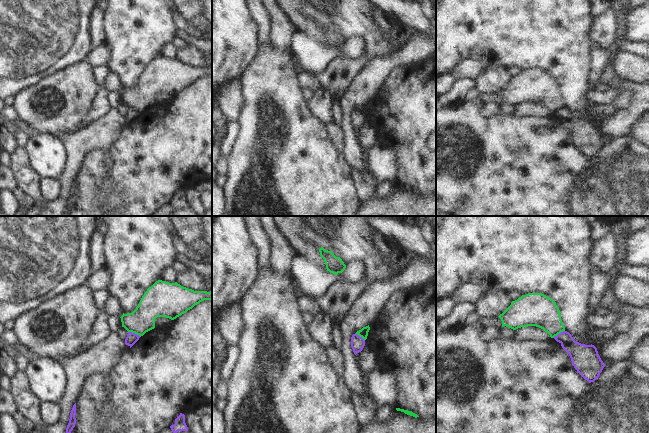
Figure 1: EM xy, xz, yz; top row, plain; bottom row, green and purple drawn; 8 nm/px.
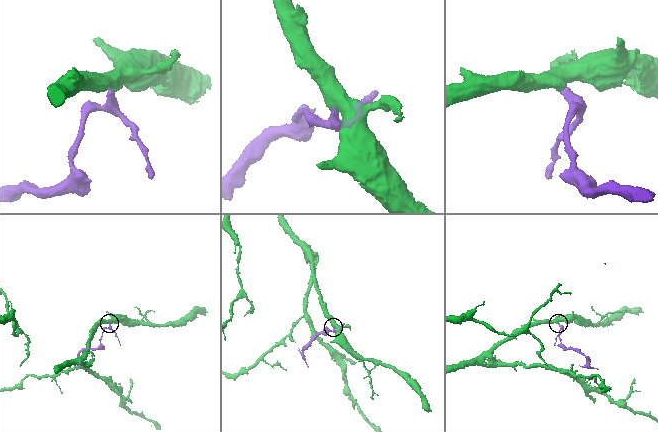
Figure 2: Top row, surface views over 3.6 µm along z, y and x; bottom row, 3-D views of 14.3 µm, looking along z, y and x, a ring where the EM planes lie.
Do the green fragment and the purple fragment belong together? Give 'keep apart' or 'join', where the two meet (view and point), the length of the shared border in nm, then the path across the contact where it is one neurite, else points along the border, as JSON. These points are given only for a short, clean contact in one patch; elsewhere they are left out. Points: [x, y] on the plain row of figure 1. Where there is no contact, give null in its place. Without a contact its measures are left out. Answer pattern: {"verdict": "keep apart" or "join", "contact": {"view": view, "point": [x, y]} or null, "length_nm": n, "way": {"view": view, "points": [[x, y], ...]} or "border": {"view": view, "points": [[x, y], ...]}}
{"verdict": "keep apart", "contact": {"view": "xy", "point": [134, 108]}, "length_nm": 110, "border": {"view": "xy", "points": [[128, 107], [140, 112]]}}

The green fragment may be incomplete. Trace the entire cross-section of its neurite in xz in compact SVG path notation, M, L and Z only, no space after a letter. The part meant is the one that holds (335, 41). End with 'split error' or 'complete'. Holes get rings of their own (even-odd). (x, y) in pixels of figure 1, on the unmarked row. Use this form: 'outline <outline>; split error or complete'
outline M323 23L319 25L320 32L324 35L326 45L330 49L337 52L338 49L342 49L346 41L340 33L336 33L332 27L325 26Z; complete

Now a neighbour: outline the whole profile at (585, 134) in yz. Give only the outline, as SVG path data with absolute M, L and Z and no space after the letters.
M567 107L561 108L554 115L569 130L572 141L585 156L591 159L599 153L605 140L594 121L585 121L575 117Z

